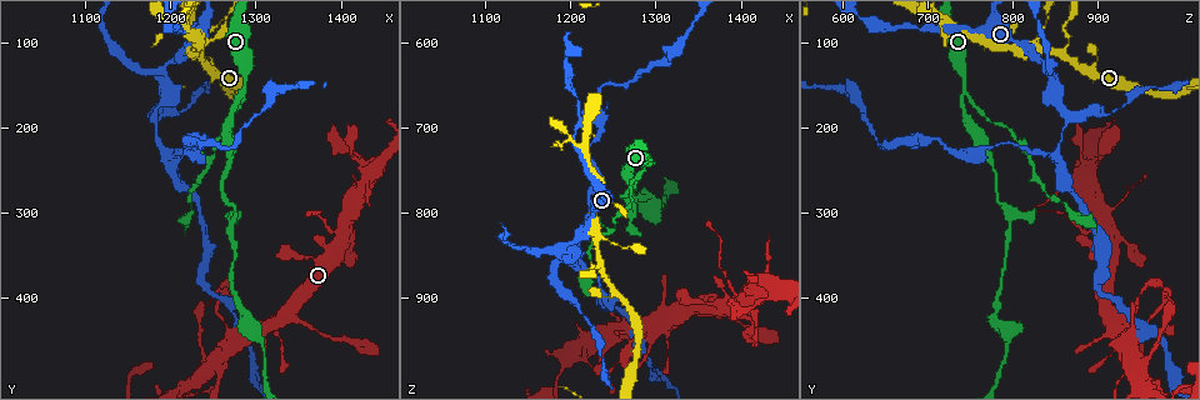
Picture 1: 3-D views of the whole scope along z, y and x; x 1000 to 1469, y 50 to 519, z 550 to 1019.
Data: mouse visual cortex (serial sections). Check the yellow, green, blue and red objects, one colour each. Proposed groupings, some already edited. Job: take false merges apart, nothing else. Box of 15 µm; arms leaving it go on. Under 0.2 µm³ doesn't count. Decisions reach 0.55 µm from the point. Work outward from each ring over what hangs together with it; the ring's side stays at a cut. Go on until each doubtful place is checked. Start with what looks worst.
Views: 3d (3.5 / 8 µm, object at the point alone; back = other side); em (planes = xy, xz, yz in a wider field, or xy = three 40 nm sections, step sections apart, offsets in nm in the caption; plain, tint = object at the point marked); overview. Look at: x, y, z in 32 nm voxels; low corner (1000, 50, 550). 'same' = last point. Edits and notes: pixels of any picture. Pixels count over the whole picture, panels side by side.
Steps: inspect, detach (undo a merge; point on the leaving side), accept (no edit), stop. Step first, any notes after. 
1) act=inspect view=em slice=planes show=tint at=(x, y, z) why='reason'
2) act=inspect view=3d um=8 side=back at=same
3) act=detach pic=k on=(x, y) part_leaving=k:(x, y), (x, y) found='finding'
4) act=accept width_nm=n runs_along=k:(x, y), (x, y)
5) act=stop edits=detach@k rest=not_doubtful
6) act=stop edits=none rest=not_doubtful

act=inspect view=3d um=3.5 side=back at=(1285, 160, 745) why='calibre changes'

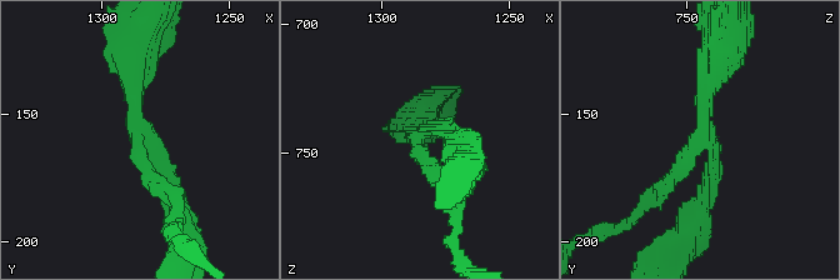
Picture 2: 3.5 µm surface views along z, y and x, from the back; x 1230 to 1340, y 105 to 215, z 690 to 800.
act=accept found='continuous, no second cell'

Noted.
act=inspect view=3d um=3.5 at=(1190, 135, 840) why='three-way junction'

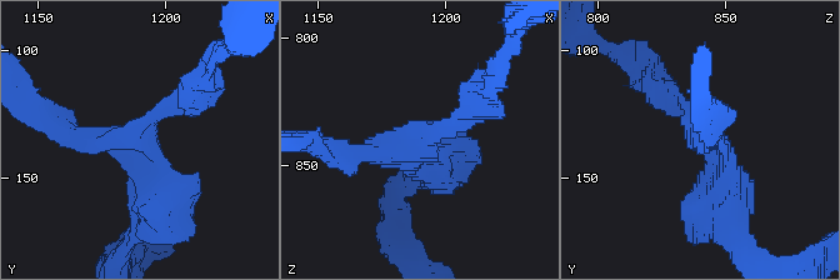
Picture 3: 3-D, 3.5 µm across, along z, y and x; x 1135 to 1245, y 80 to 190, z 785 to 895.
act=inspect view=em slice=xy step=2 show=tint at=(1192, 133, 845) arms=3 arm_widths_nm=200,250,500 why='now the EM'

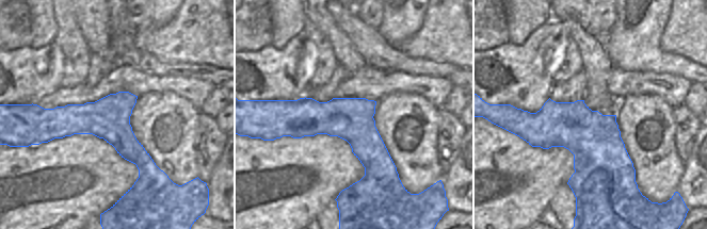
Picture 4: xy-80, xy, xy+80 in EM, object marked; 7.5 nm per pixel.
act=accept width_nm=320 runs_along=3:(666, 96), (710, 135), (724, 211) found='one cell here'

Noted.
act=inspect view=3d um=3.5 at=(1185, 190, 860) why='thick turns thin'

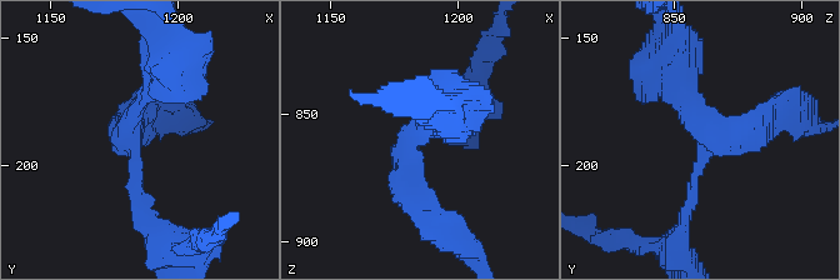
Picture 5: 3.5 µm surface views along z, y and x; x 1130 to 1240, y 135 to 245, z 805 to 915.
act=inspect view=em slice=xy step=3 show=plain at=(1180, 186, 861)

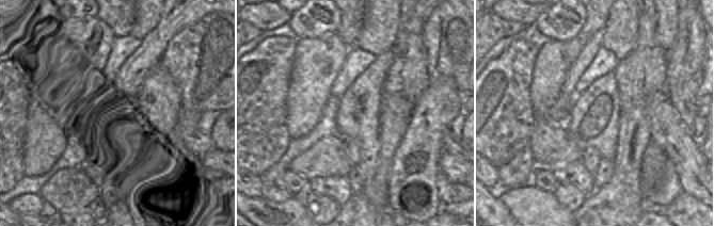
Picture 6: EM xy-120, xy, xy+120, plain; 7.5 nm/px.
act=inspect view=em slice=xy step=3 show=tint at=same

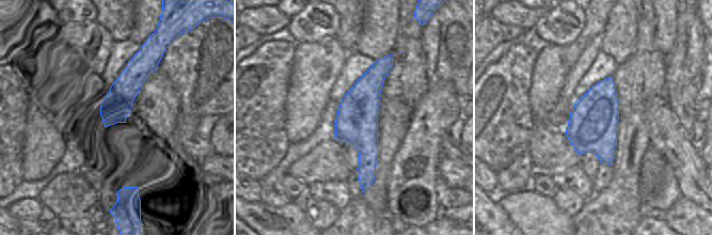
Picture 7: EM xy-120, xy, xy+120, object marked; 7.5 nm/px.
act=accept arms=3 arm_widths_nm=150,350,350 runs_along=7:(390, 58), (366, 89), (366, 186) found='one cell here'

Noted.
act=inspect view=3d um=3.5 at=(1240, 390, 900) why='sudden change in width'

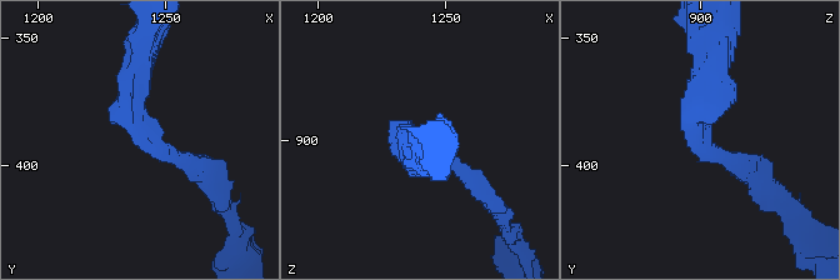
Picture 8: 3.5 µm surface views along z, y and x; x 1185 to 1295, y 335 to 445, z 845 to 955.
act=inspect view=em slice=planes show=tint at=(1242, 386, 900) arm_widths_nm=200,350

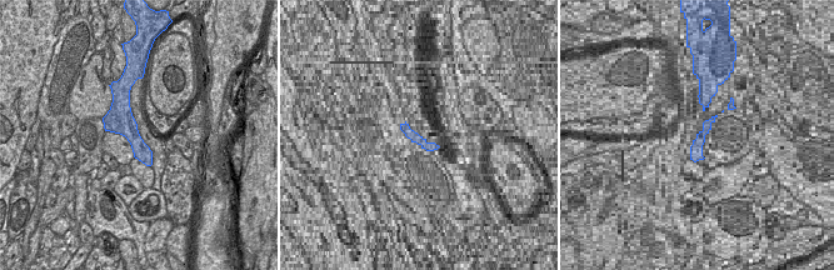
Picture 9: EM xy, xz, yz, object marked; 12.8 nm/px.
act=inspect view=em slice=xy step=1 show=tint at=same

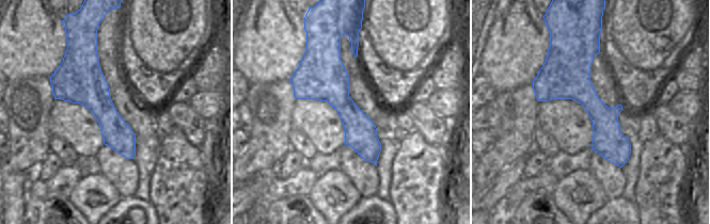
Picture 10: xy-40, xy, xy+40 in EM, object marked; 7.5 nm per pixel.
act=accept runs_along=8:(138, 58), (134, 124), (199, 165) found='all the same cell'

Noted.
act=stop edits=none rest=not_doubtful

